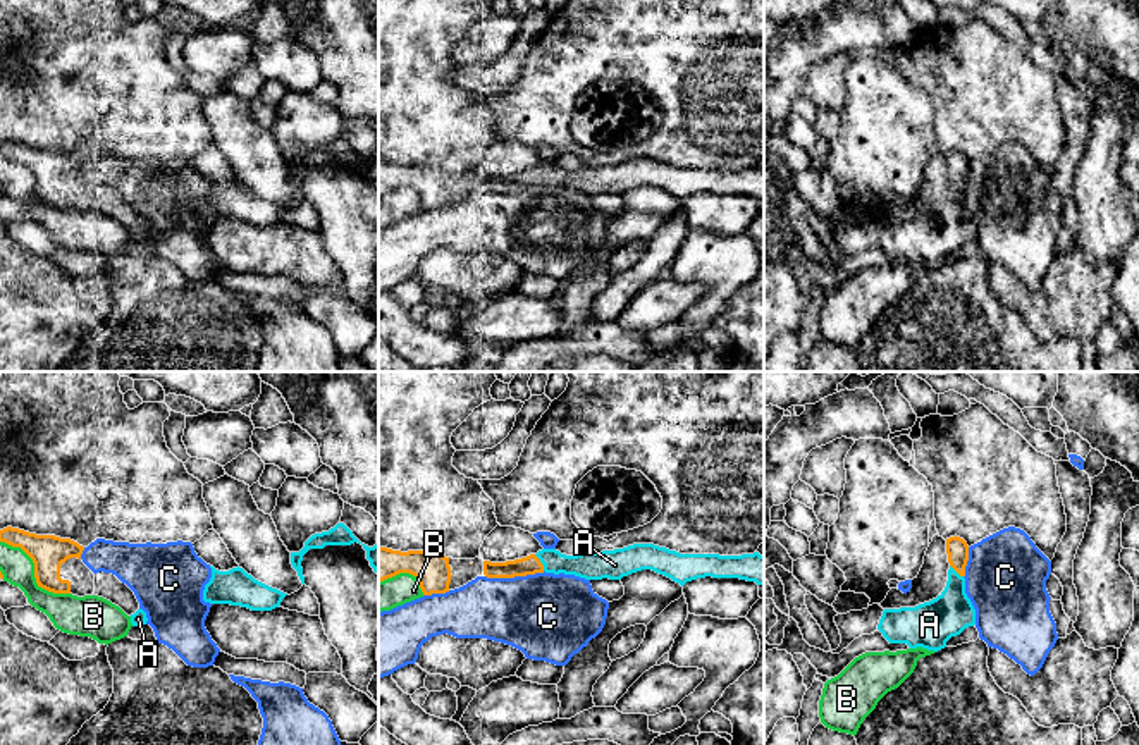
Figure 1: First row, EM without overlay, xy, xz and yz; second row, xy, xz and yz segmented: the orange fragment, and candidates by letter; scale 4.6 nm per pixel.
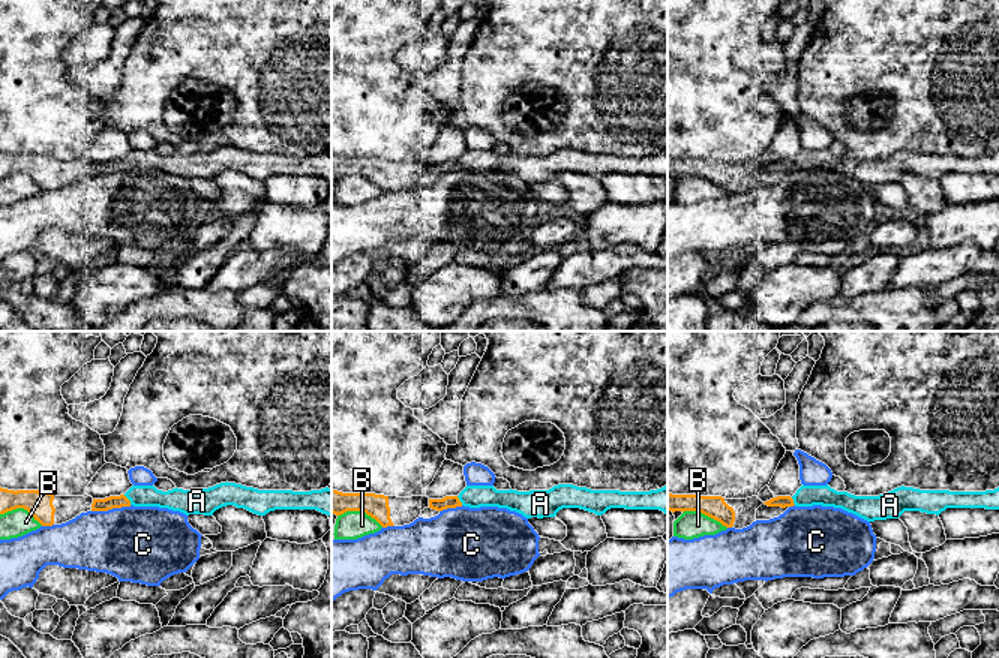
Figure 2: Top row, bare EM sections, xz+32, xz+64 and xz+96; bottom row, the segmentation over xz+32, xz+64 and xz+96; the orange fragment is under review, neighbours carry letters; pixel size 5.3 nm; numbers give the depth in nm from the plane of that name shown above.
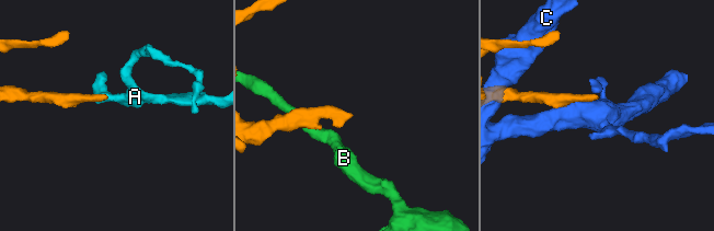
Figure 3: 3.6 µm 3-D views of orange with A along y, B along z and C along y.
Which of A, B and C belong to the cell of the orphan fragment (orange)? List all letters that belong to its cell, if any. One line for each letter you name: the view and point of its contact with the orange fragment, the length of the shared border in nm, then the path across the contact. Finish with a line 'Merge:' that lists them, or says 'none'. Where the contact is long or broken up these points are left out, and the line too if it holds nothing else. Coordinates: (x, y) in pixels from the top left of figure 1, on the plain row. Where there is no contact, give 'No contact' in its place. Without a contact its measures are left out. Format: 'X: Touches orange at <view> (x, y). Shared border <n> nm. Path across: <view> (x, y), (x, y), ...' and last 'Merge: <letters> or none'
A: Touches orange at xz (541, 178). Shared border 90 nm. Path across: xz (530, 179), (541, 178), (587, 179)
Merge: A

